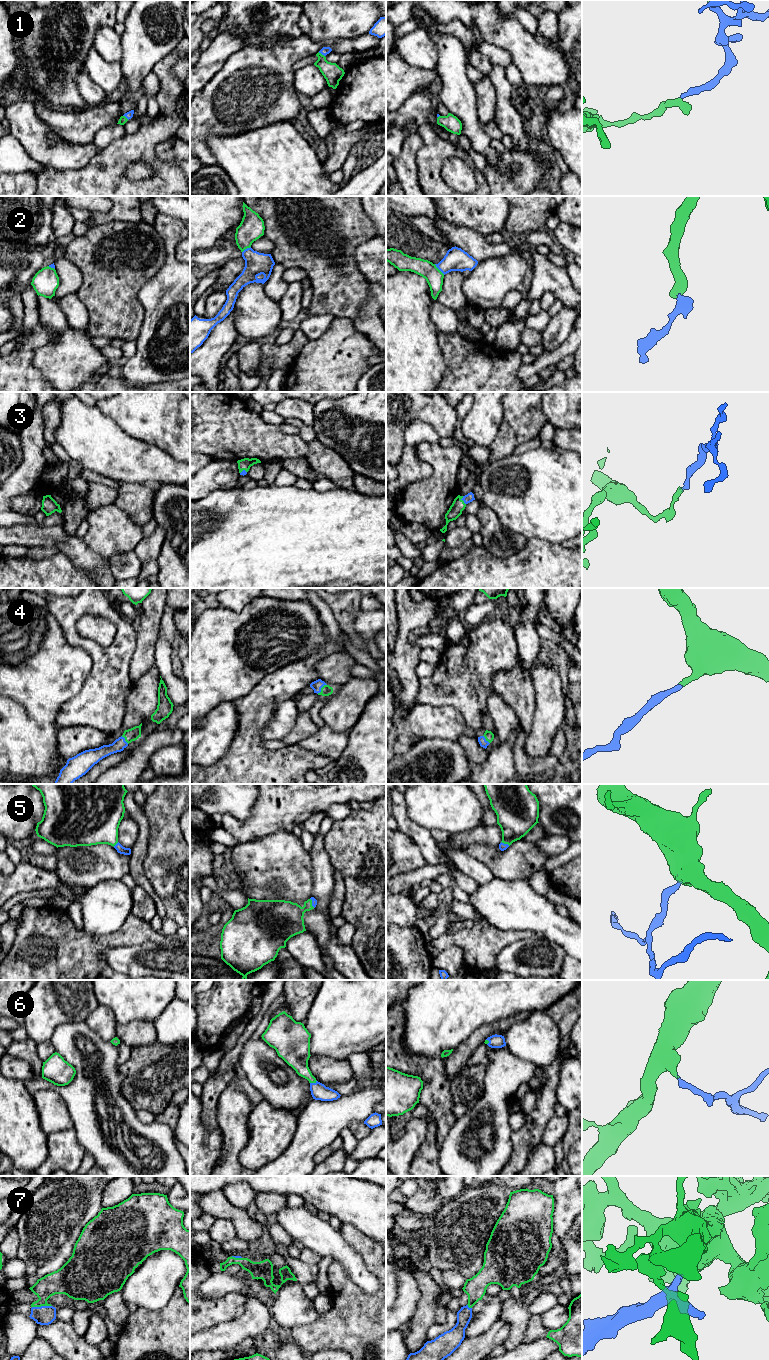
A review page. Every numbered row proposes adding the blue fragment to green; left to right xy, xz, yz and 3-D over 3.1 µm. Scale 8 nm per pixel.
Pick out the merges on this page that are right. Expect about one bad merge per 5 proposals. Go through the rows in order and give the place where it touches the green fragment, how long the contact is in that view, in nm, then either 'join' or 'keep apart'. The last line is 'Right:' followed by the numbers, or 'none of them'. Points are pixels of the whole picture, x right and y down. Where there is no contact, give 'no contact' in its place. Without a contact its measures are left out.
1: xz (320, 53) | 70 nm | join
2: yz (438, 269) | 120 nm | join
3: yz (462, 500) | 80 nm | join
4: xz (321, 689) | 110 nm | join
5: yz (505, 843) | 80 nm | join
6: xz (313, 1082) | 60 nm | join
7: xy (41, 1305) | 160 nm | join
Right: 1, 2, 3, 4, 5, 6, 7

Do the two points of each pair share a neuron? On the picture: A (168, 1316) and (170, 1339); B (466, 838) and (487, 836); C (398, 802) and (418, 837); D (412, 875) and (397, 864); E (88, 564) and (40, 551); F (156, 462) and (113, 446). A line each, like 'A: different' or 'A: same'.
A: same
B: same
C: same
D: different
E: different
F: same

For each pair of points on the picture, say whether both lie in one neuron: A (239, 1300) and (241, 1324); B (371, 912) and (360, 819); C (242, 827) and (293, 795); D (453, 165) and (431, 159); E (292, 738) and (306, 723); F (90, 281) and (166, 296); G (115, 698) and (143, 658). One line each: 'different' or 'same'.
A: different
B: same
C: same
D: different
E: same
F: different
G: different

